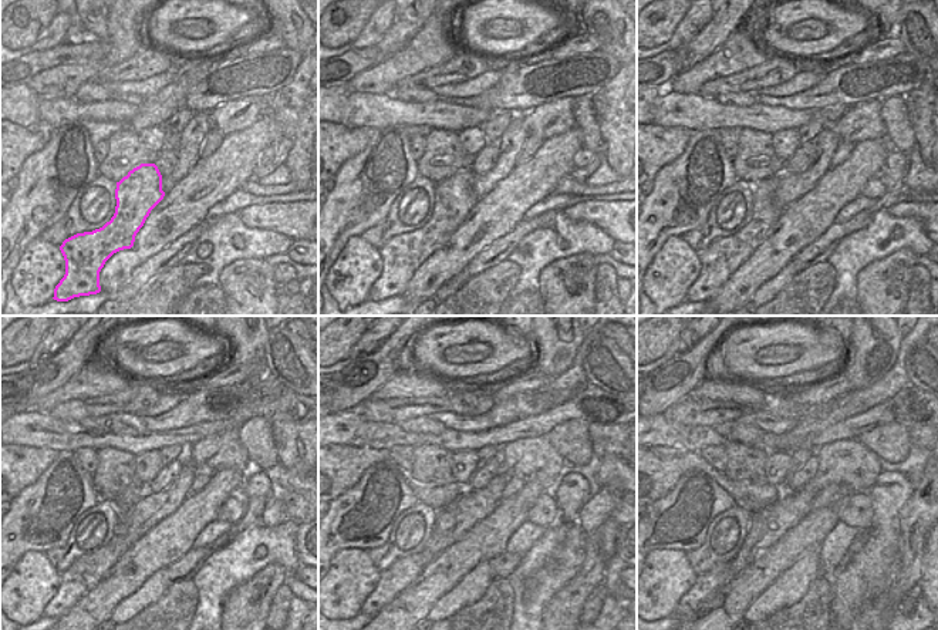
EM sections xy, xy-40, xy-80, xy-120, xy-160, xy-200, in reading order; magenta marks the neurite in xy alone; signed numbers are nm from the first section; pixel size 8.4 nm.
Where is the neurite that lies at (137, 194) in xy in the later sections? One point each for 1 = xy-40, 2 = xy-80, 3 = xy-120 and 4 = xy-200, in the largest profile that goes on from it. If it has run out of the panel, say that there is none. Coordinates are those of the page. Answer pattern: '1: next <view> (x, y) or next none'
1: next xy-40 (404, 253)
2: next xy-80 (722, 256)
3: next xy-120 (85, 572)
4: next xy-200 (707, 585)

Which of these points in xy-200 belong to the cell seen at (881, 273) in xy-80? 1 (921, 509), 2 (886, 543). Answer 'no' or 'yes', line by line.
1: yes
2: no

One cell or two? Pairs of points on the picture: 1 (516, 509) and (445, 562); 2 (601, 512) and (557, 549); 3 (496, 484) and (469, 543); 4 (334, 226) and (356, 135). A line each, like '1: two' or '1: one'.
1: one
2: two
3: two
4: two

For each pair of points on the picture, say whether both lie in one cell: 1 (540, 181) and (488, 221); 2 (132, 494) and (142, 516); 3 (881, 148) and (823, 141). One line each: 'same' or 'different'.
1: same
2: different
3: different

